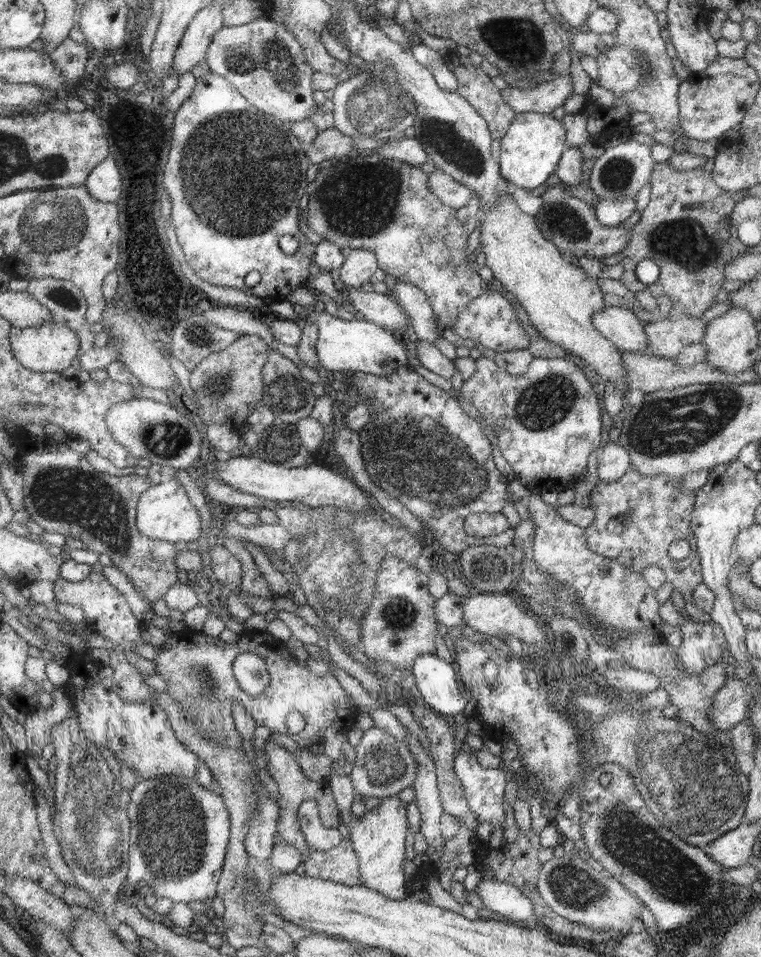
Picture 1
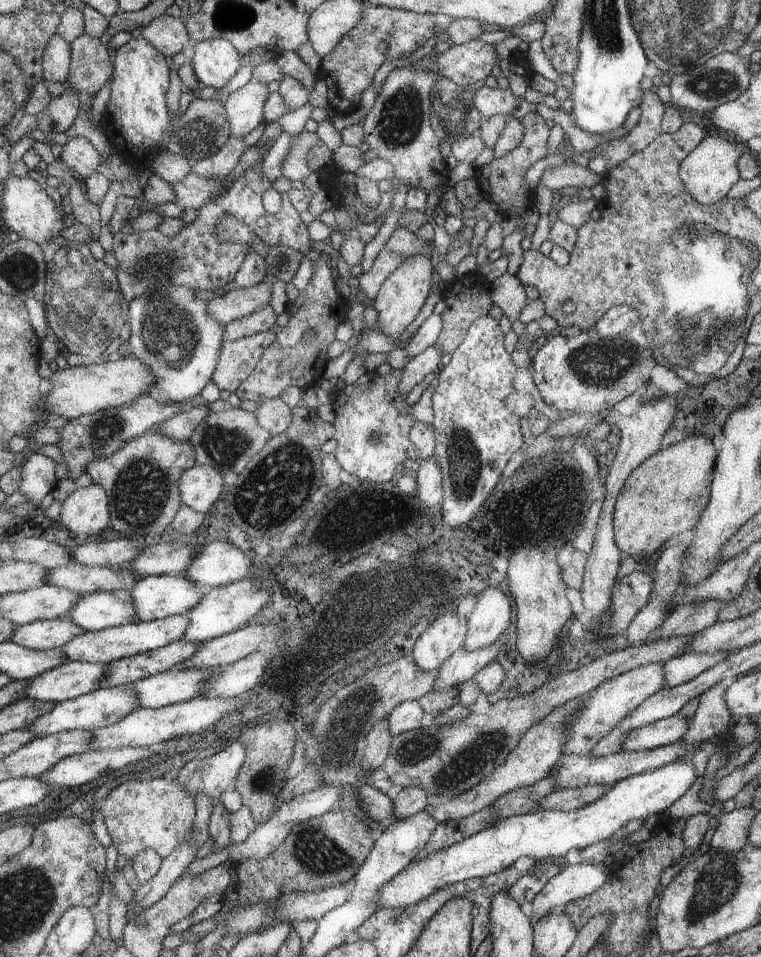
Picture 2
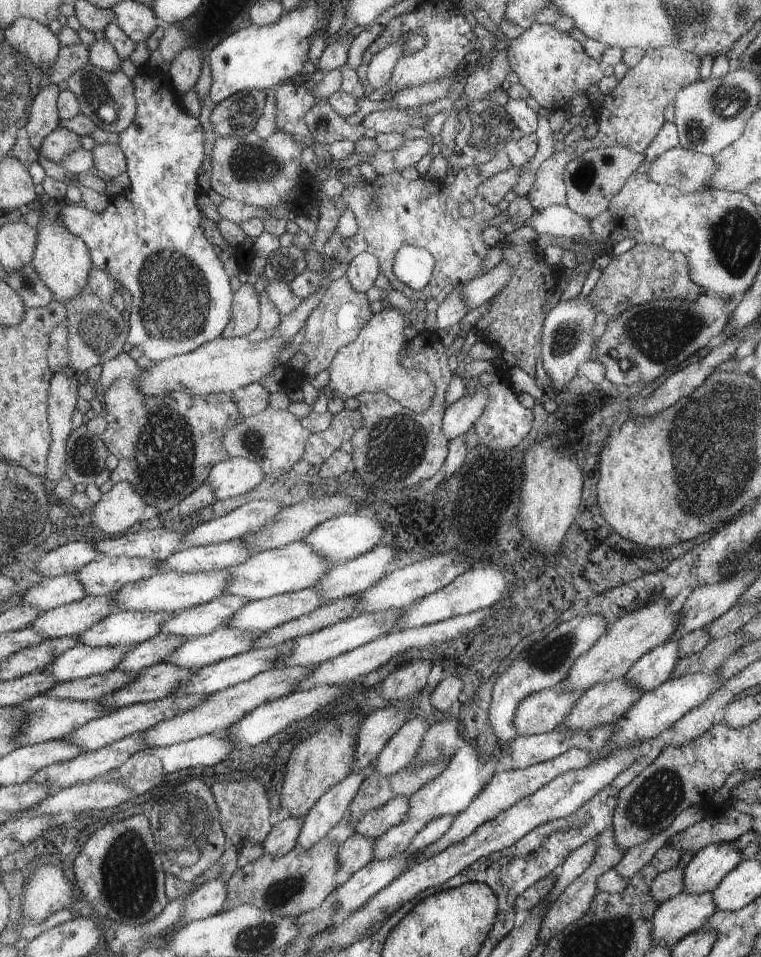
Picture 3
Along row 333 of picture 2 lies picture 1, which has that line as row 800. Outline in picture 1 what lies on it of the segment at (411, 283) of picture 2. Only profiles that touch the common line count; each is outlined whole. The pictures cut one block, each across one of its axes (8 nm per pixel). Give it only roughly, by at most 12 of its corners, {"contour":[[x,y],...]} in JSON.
{"contour":[[387,797],[354,820],[360,885],[404,900],[406,802]]}

